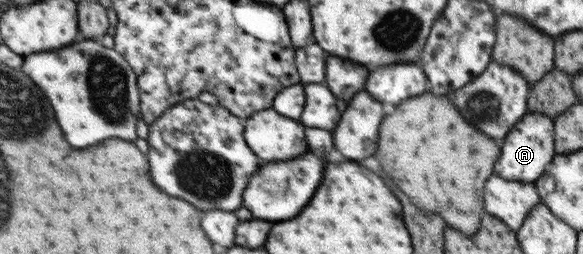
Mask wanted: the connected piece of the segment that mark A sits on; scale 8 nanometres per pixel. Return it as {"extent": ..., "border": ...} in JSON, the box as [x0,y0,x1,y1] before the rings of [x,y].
{"extent":[499,113,556,183],"border":[[[531,113],[515,130],[511,130],[511,138],[505,138],[503,142],[503,158],[499,158],[499,176],[512,181],[533,183],[543,176],[545,167],[553,160],[556,148],[553,148],[553,120],[546,114]]]}

